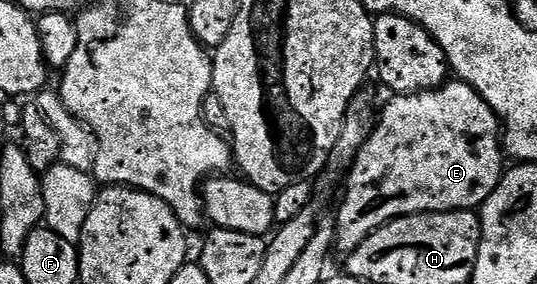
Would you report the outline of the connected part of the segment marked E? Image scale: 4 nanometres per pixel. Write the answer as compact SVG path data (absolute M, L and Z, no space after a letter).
M448 81L436 90L422 91L419 95L395 95L392 100L384 109L383 116L380 119L378 116L371 136L359 150L359 156L345 179L347 196L337 214L337 247L343 253L357 249L367 235L402 215L482 208L505 174L500 124L491 107L468 83Z

